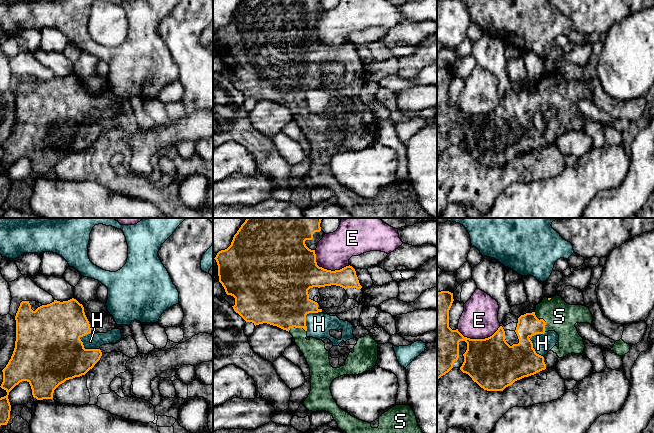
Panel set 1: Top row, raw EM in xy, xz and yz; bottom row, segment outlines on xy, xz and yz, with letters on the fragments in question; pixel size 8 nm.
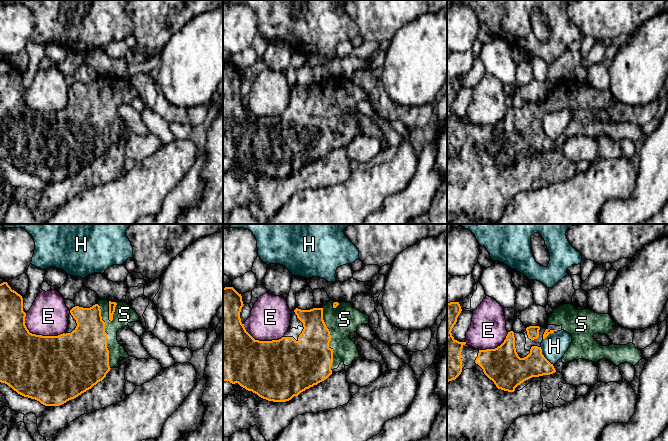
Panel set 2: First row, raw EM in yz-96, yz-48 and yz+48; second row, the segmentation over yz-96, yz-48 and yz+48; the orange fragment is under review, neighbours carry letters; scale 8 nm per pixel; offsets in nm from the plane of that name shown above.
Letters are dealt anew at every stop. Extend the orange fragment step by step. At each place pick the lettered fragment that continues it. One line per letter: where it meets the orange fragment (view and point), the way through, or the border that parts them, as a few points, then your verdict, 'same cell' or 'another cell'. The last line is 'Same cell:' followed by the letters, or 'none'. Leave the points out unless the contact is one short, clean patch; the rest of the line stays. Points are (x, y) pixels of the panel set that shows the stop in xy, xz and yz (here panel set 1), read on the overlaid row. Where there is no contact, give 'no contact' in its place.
E: meets orange in xz at (326, 269); another cell
H: meets orange in yz at (531, 341); border along yz (545, 332), (534, 334), (530, 338), (534, 350), (543, 357); another cell
S: meets orange in xz at (297, 327); same cell
Same cell: S

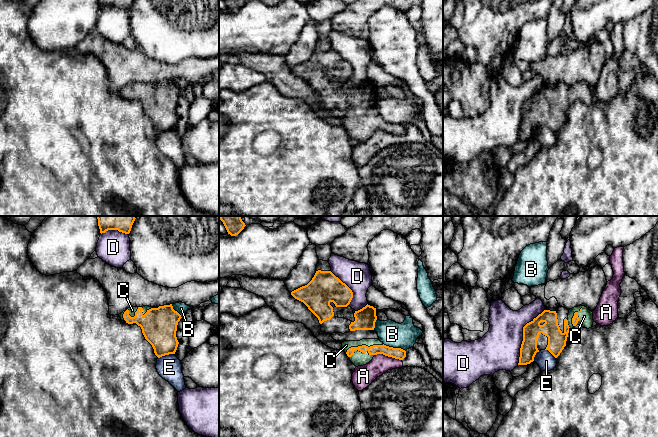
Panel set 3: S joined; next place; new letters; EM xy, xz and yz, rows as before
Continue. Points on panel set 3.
A: meets orange in xz at (388, 356); another cell
B: meets orange in xz at (394, 348); another cell
C: meets orange in xz at (364, 345); runs through xz (388, 351), (364, 345), (346, 345); same cell
D: meets orange in yz at (523, 335); another cell
E: meets orange in xy at (165, 354); another cell
Same cell: C

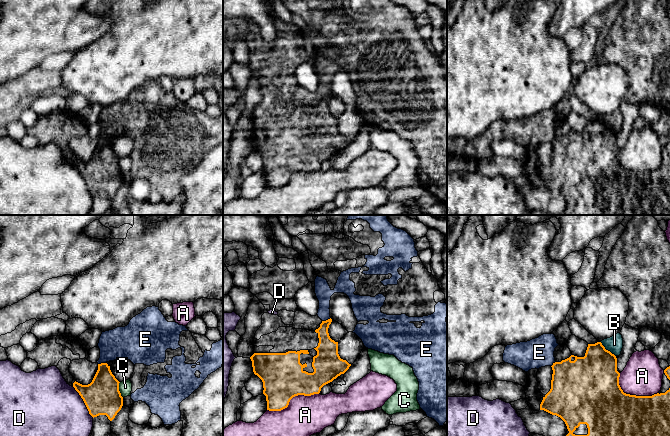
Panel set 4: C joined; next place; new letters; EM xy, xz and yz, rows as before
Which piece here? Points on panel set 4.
A: meets orange in xz at (291, 398); another cell
B: meets orange in yz at (607, 350); border along yz (600, 342), (615, 356); another cell
C: meets orange in xy at (118, 390); another cell
D: meets orange in xy at (84, 402); another cell
E: meets orange in xz at (326, 320); border along xz (330, 317), (322, 321); another cell
Same cell: none

